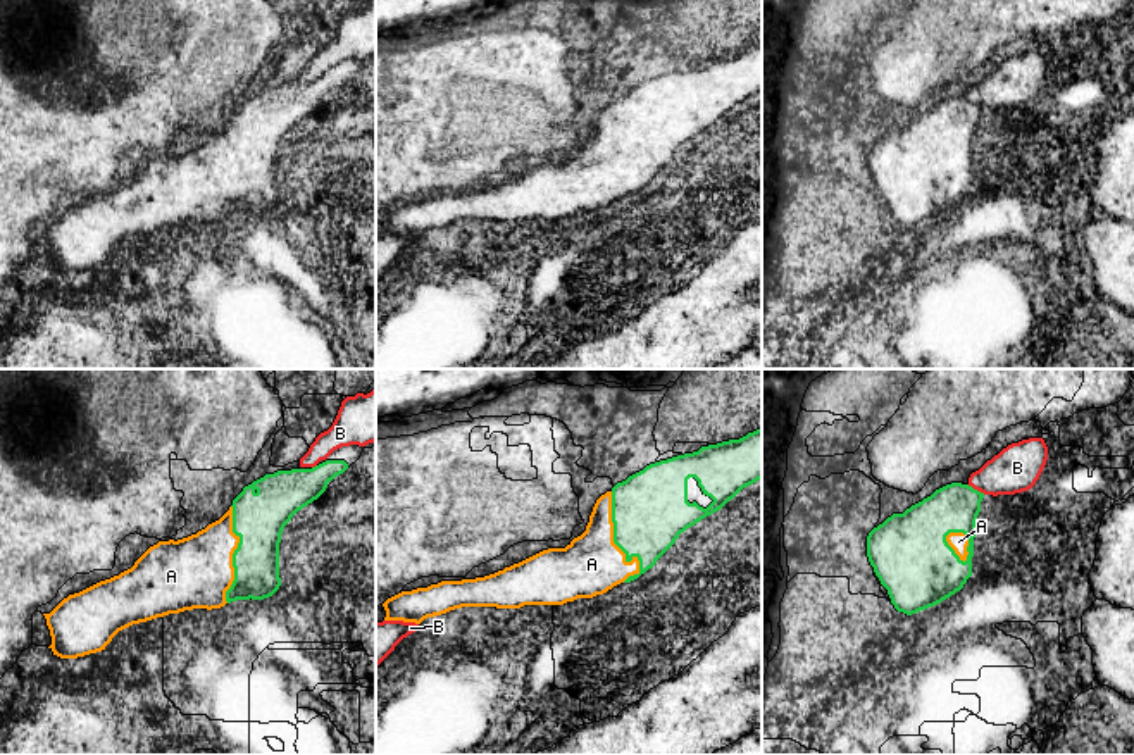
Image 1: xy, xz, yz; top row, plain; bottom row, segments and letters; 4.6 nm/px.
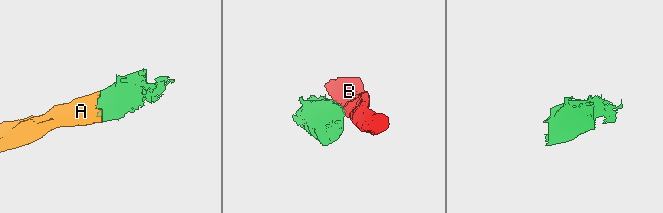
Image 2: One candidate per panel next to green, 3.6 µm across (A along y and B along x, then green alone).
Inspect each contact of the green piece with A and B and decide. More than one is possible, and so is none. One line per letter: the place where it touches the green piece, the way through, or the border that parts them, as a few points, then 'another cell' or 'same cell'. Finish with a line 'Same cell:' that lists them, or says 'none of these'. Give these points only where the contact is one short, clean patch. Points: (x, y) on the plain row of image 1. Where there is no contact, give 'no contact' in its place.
A: xz (614, 155) | same cell
B: yz (976, 104) | another cell
Same cell: A

